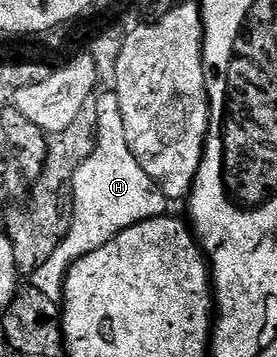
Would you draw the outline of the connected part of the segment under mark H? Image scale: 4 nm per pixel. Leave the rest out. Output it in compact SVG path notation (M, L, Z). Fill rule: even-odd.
M109 91L109 93L103 94L101 98L99 97L96 98L98 101L97 113L95 112L93 153L82 163L79 171L75 171L73 176L73 222L63 239L63 243L59 243L55 255L51 259L47 259L47 263L43 263L43 267L39 267L31 274L32 288L38 289L40 293L48 297L54 296L55 291L53 289L64 290L65 276L76 261L83 259L83 255L103 247L108 241L115 239L115 235L127 231L127 227L135 227L147 219L164 217L167 213L167 209L165 209L167 198L164 189L158 182L151 180L147 171L143 171L143 167L137 162L131 147L127 143L127 131L123 131L123 111L119 111L119 99L116 92Z

